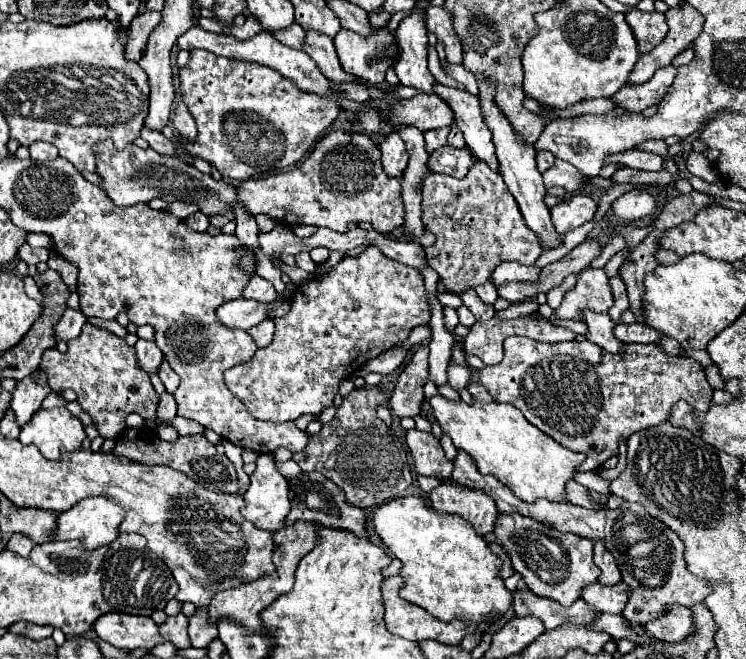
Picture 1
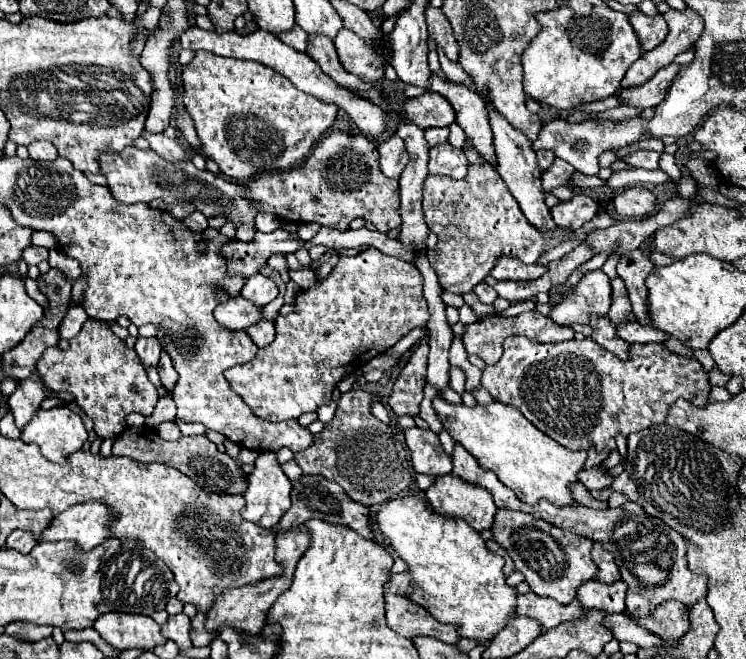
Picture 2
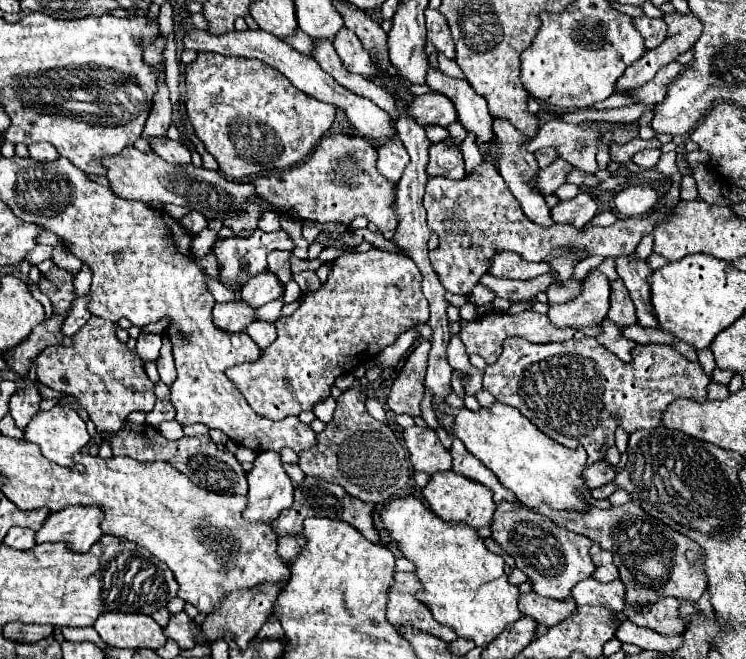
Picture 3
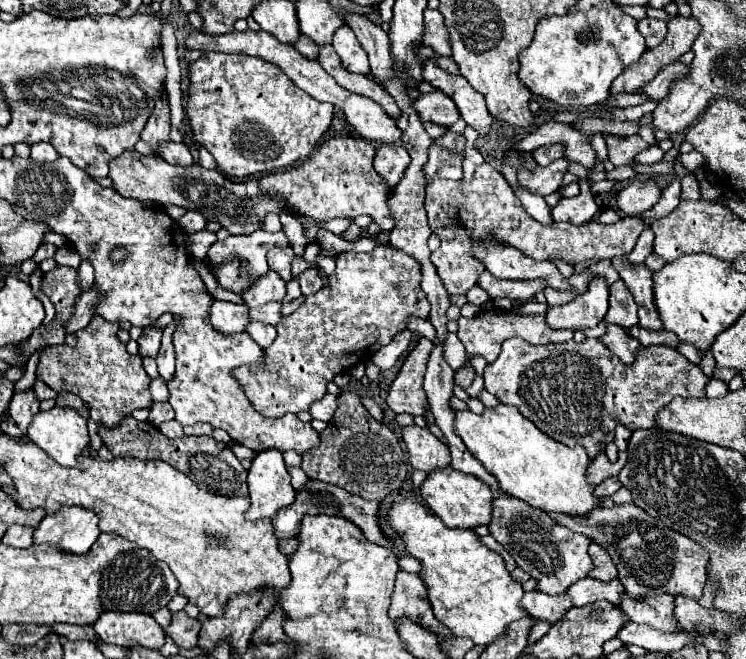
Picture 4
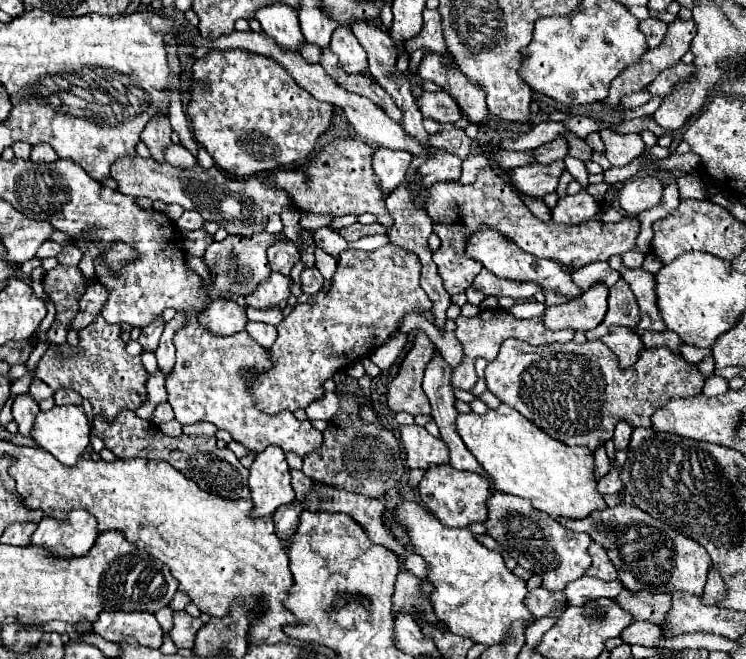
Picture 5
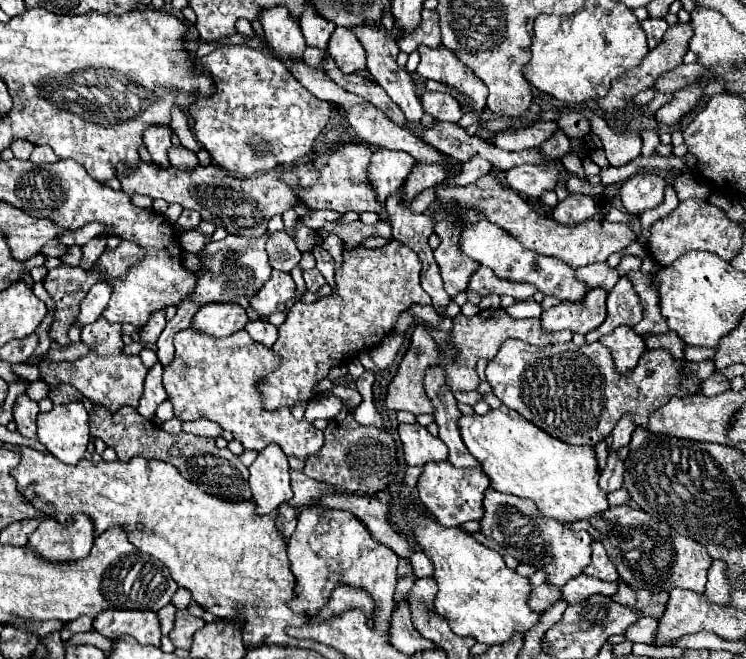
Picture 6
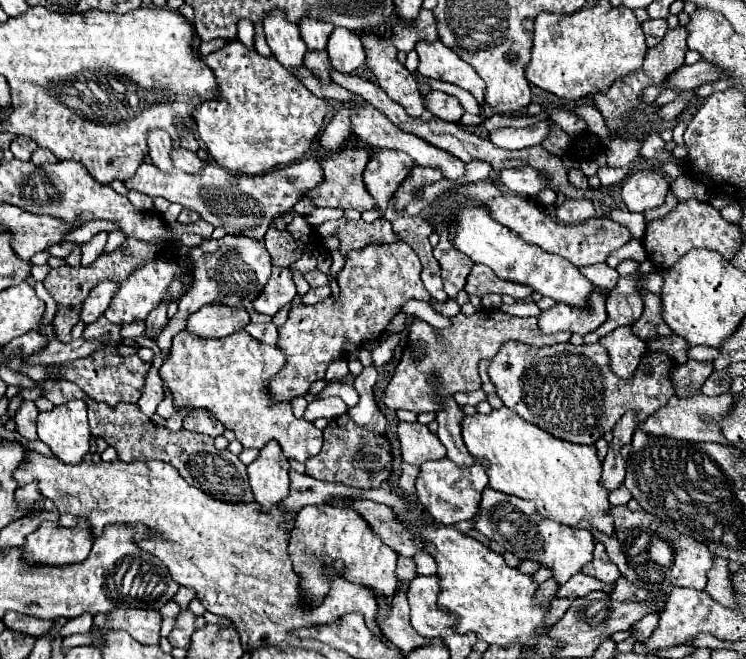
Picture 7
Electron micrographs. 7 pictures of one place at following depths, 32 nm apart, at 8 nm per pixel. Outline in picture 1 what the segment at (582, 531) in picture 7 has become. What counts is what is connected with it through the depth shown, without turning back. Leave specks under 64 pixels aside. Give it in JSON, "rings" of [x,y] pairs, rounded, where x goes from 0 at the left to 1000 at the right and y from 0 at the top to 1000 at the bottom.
{"rings":[[[670,777],[662,810],[681,838],[689,865],[702,874],[702,883],[718,904],[732,904],[764,920],[777,907],[777,895],[799,883],[804,874],[804,862],[794,853],[796,822],[788,816],[777,816],[764,807],[756,810],[745,801],[735,801],[729,792],[710,789],[710,783],[697,783],[694,777]]]}

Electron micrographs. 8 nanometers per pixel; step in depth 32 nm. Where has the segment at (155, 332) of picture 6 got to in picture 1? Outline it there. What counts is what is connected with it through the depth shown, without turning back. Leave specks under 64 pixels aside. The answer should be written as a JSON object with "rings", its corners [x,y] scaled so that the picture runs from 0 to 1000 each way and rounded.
{"rings":[[[185,516],[182,525],[182,543],[185,543],[185,552],[193,564],[212,564],[212,555],[217,549],[217,534],[209,528],[209,519],[206,516]]]}

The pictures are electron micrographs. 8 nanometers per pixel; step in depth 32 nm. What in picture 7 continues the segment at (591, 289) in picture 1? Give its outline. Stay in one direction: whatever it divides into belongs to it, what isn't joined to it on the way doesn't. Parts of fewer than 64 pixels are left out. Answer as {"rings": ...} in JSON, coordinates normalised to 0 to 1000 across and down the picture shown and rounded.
{"rings":[[[796,449],[796,461],[791,470],[767,467],[761,461],[743,461],[740,467],[729,470],[721,480],[721,498],[732,507],[761,501],[783,510],[788,504],[796,504],[810,486],[812,486],[810,455],[804,449]]]}

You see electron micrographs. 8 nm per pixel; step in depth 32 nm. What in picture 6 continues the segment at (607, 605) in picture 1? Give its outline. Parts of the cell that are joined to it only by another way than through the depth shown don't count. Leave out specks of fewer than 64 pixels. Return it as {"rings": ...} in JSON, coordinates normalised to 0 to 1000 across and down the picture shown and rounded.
{"rings":[[[777,871],[767,880],[761,880],[761,886],[756,886],[753,907],[761,910],[764,917],[769,914],[780,914],[786,910],[791,901],[810,901],[810,904],[820,904],[828,892],[828,883],[807,883],[802,877],[791,877],[786,871]]]}

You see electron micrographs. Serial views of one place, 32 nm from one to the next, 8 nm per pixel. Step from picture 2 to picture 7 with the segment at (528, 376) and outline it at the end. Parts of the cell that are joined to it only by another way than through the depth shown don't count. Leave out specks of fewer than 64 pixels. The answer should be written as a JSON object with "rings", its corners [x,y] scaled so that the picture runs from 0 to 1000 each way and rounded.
{"rings":[[[684,516],[670,528],[665,543],[660,543],[654,568],[673,610],[705,640],[769,674],[796,674],[810,656],[823,649],[839,622],[850,622],[855,637],[866,637],[895,610],[895,601],[903,601],[898,580],[903,549],[895,537],[877,534],[874,543],[869,540],[863,552],[855,555],[853,589],[845,580],[826,574],[815,549],[815,534],[804,522],[769,525],[759,519],[716,528]]]}

